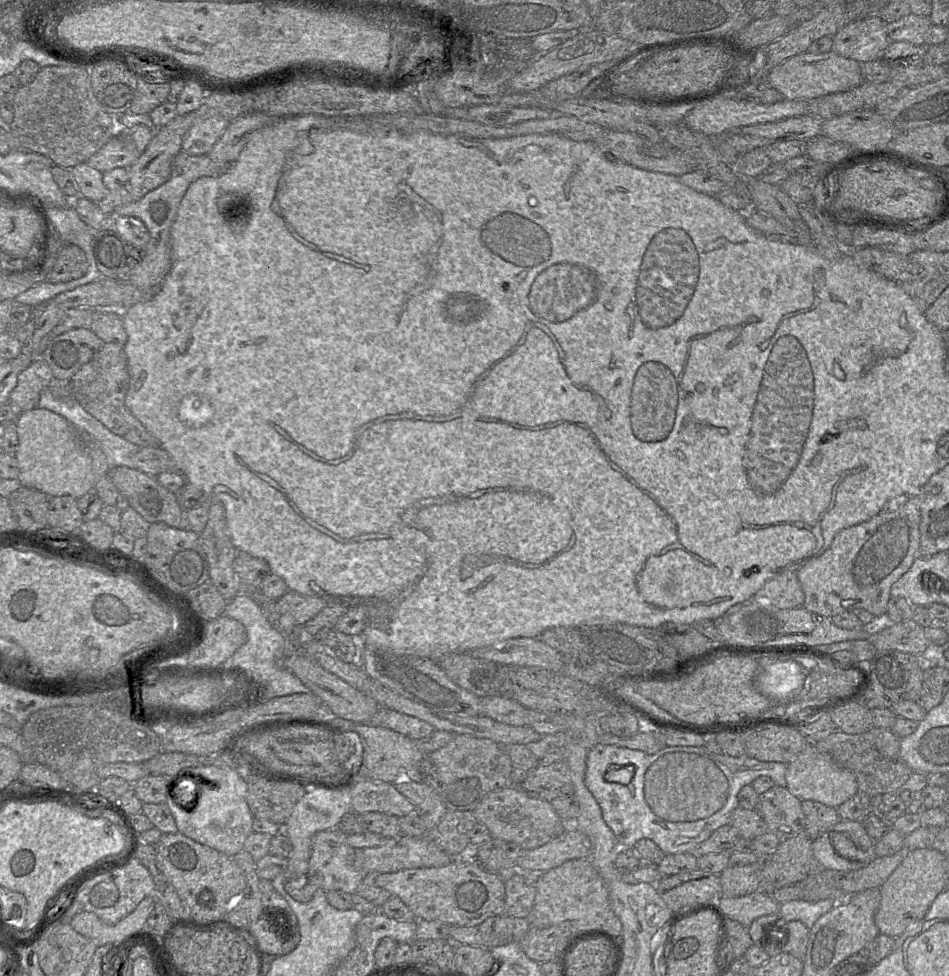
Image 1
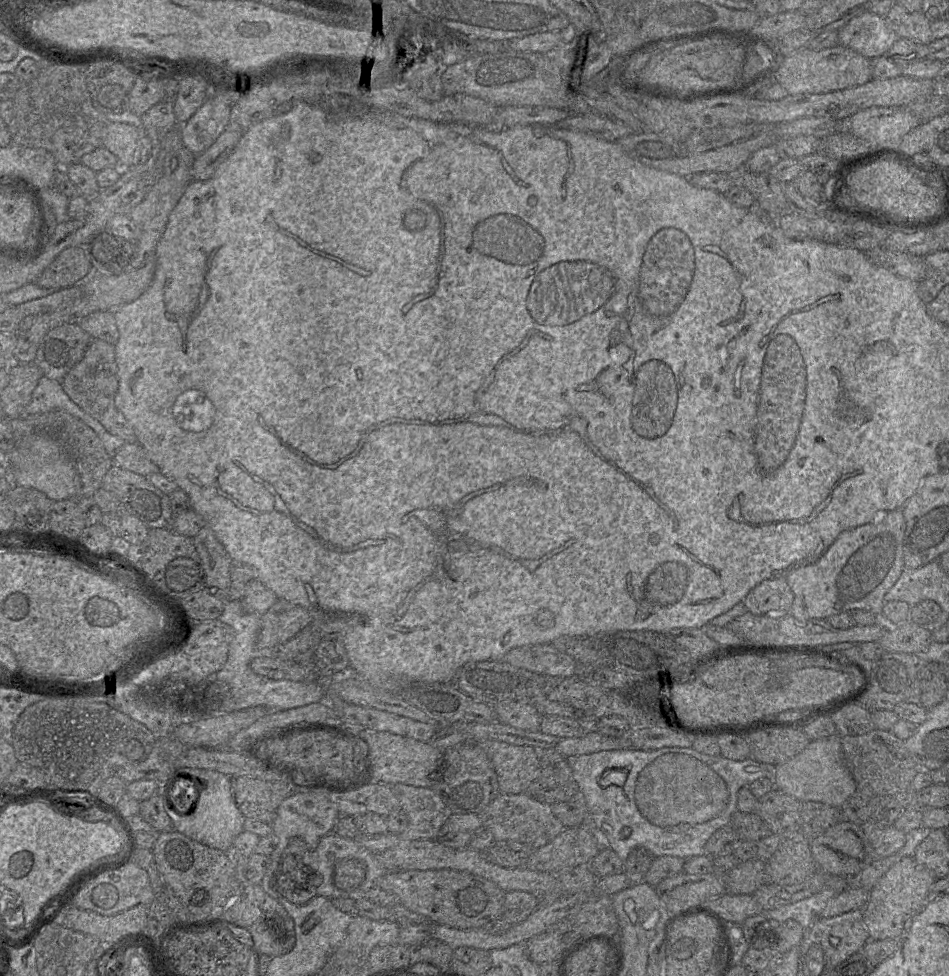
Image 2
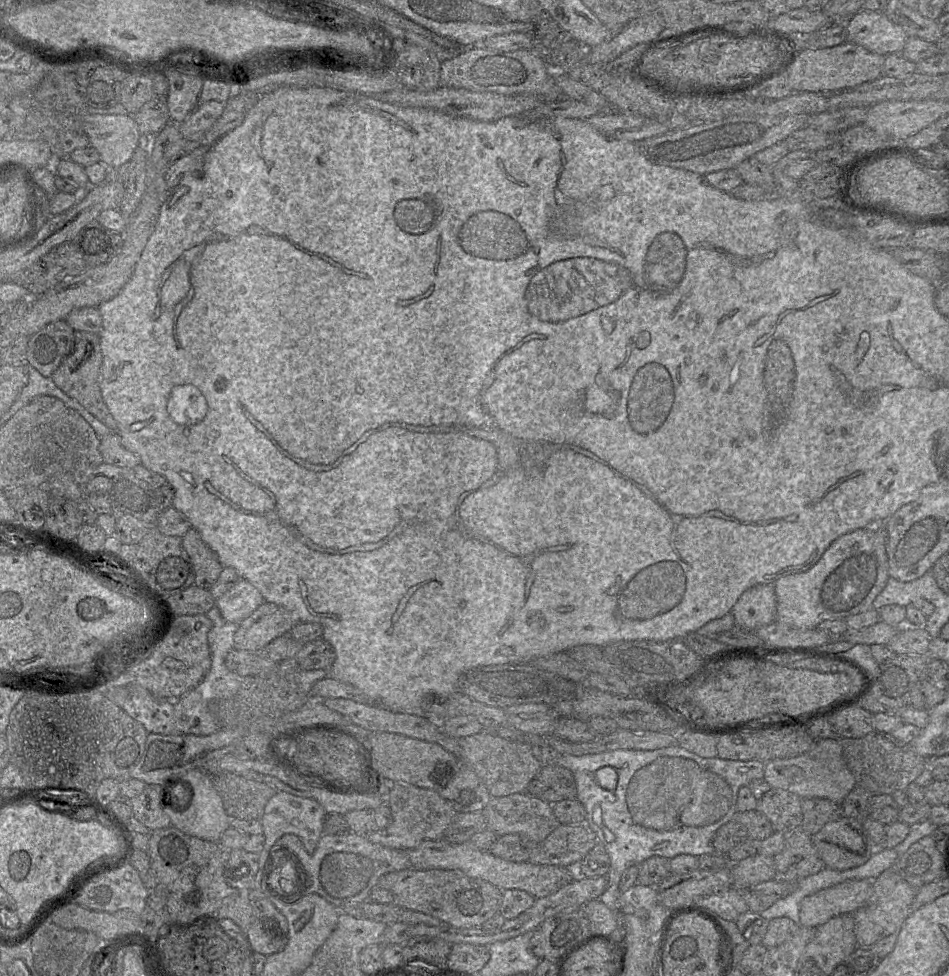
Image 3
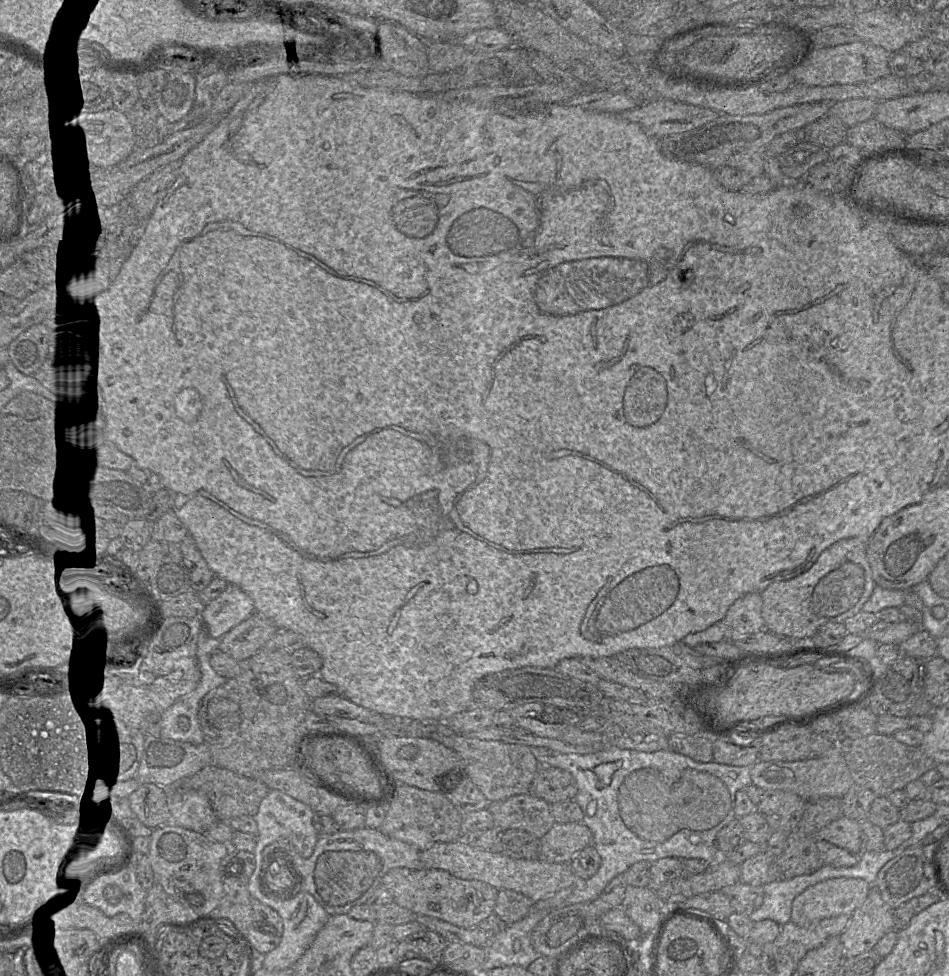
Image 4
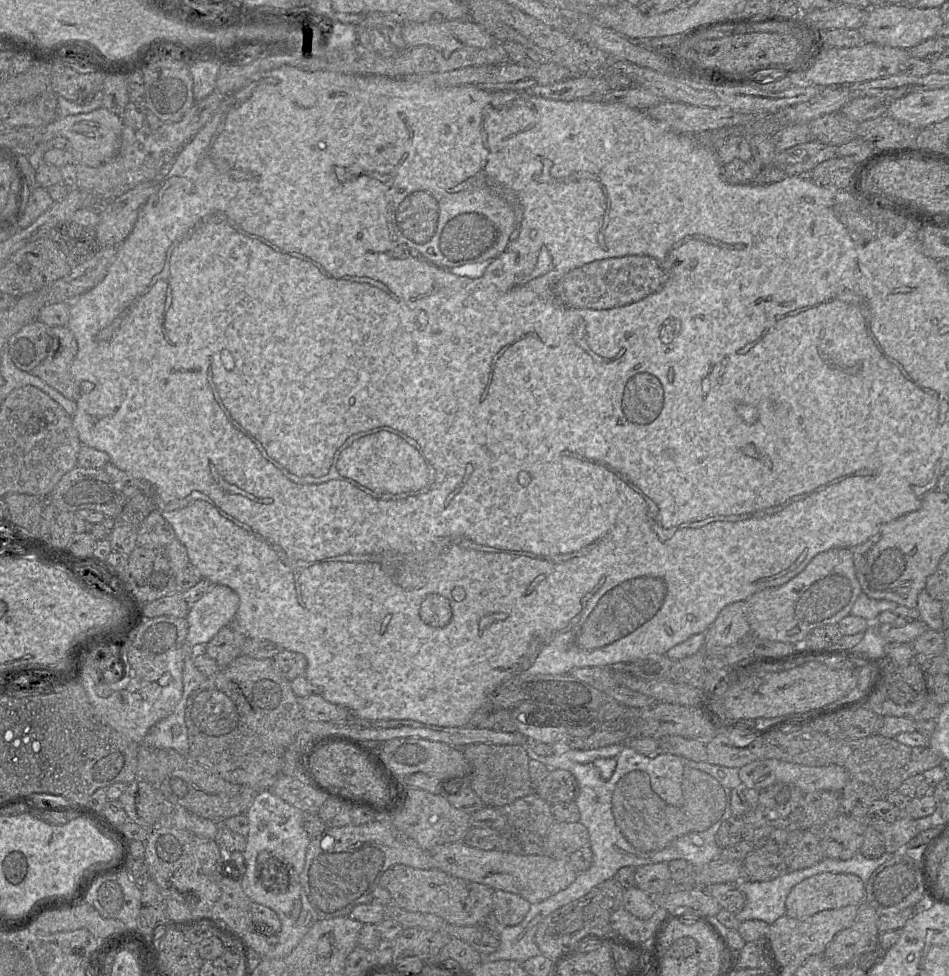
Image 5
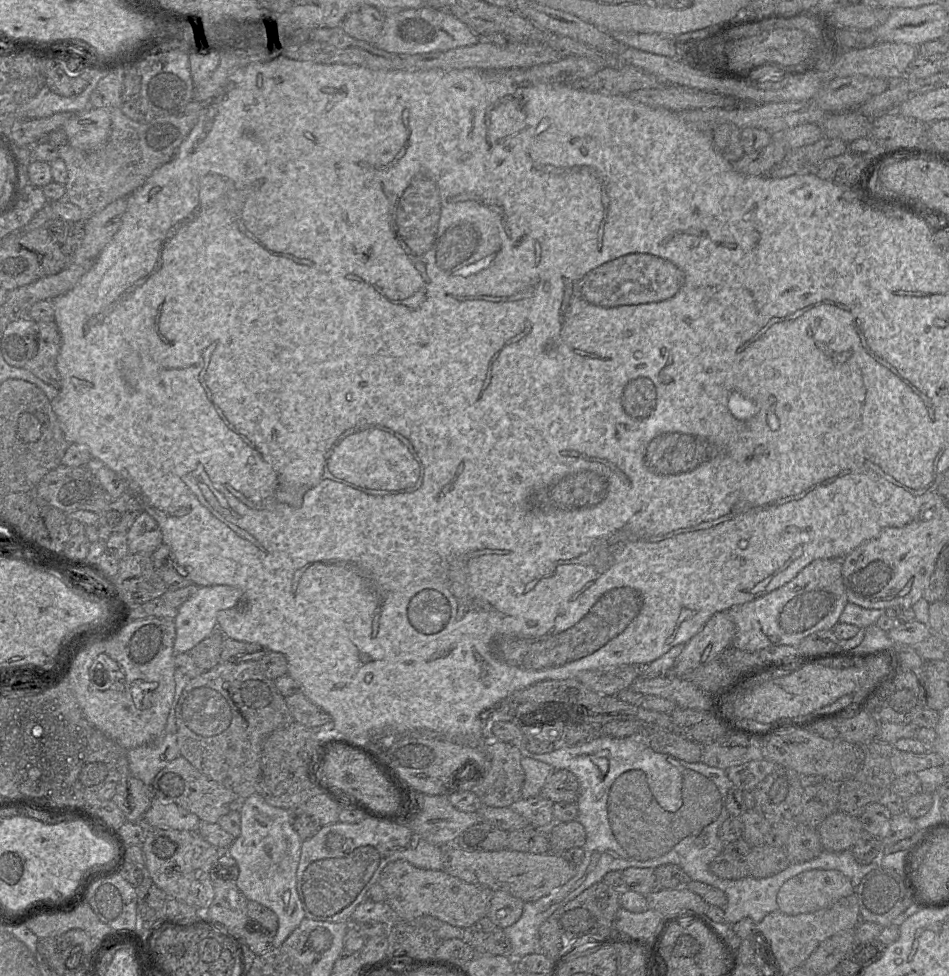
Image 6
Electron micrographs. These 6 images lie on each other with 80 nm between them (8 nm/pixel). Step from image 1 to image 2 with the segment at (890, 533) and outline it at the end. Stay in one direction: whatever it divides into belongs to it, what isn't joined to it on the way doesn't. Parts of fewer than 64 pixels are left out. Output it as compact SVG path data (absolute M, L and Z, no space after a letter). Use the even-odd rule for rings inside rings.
M901 509L887 511L870 523L842 531L827 551L816 561L800 566L786 575L785 578L794 595L788 613L799 621L825 619L855 609L880 615L885 594L895 584L904 570L904 533L905 519Z

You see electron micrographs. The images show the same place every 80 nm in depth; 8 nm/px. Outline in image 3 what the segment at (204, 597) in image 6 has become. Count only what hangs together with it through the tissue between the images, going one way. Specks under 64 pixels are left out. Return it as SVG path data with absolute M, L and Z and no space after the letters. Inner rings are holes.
M239 579L215 602L222 617L231 623L240 624L259 606L265 603L260 591L244 579Z

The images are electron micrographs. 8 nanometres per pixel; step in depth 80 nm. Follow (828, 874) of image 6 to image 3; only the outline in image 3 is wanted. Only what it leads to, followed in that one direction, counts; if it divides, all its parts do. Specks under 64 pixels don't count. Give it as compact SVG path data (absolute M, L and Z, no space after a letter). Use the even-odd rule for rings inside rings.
M847 880L805 897L800 903L799 923L817 928L830 919L854 914L871 895L871 881Z

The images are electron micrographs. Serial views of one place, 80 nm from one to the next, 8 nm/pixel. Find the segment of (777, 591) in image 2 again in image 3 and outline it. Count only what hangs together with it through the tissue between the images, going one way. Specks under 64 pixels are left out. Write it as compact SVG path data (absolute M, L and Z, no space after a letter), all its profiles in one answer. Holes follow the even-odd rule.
M773 583L757 584L745 590L730 611L735 627L754 631L776 620L776 595Z

